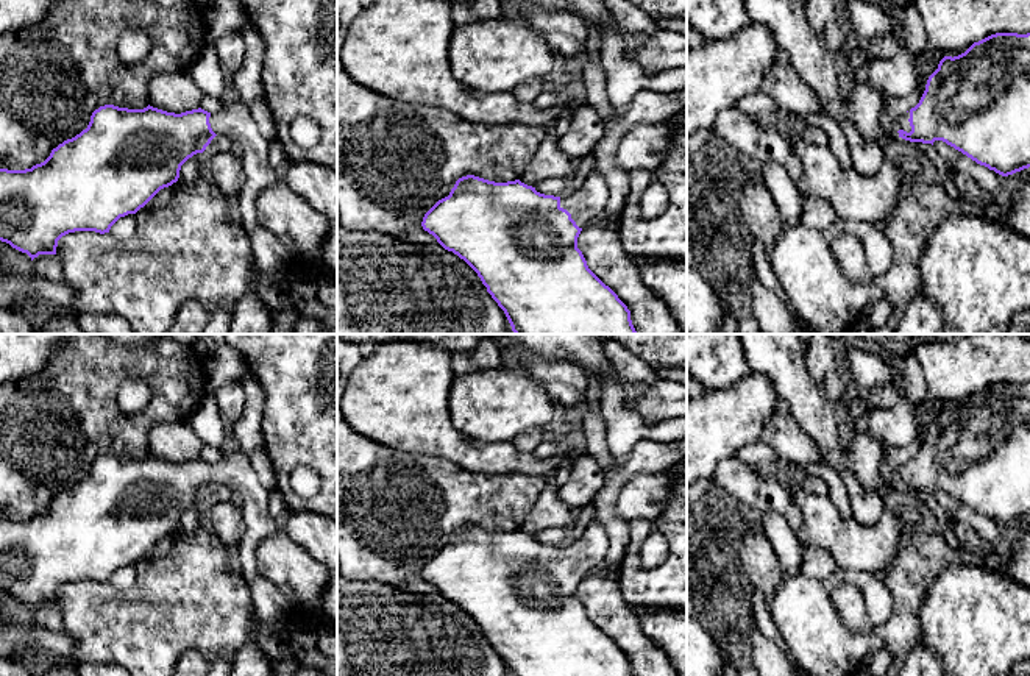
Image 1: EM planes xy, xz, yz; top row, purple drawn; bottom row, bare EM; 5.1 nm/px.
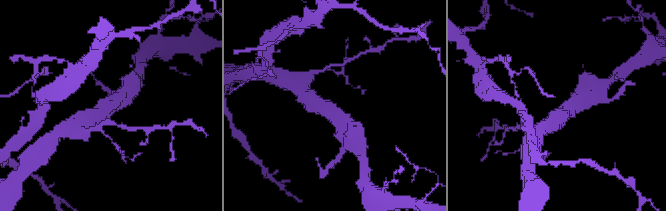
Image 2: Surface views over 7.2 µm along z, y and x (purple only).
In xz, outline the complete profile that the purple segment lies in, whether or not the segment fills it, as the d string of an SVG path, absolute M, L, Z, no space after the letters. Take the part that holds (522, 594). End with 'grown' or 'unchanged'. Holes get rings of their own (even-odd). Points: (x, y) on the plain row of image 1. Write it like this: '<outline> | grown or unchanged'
M596 517L577 540L562 546L540 543L520 529L495 532L467 525L424 564L421 576L478 623L510 676L634 676L627 656L588 618L577 598L582 578L604 567L607 548L607 532Z | grown

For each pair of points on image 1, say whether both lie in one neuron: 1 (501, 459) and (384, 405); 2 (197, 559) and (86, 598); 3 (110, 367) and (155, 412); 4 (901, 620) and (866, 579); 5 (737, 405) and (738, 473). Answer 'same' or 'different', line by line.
1: same
2: same
3: same
4: different
5: different

